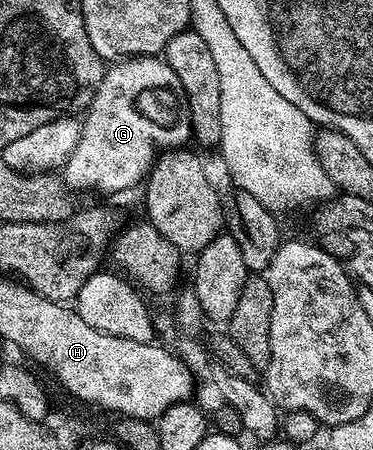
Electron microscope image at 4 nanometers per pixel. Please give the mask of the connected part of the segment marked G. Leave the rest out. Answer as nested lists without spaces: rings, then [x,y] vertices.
[[[137,55],[134,59],[112,62],[103,72],[103,80],[81,119],[81,137],[77,149],[61,168],[63,179],[76,193],[100,191],[103,195],[115,195],[127,191],[146,180],[155,165],[157,156],[164,149],[179,149],[186,139],[190,140],[191,118],[187,112],[187,101],[183,98],[177,73],[159,55]]]

